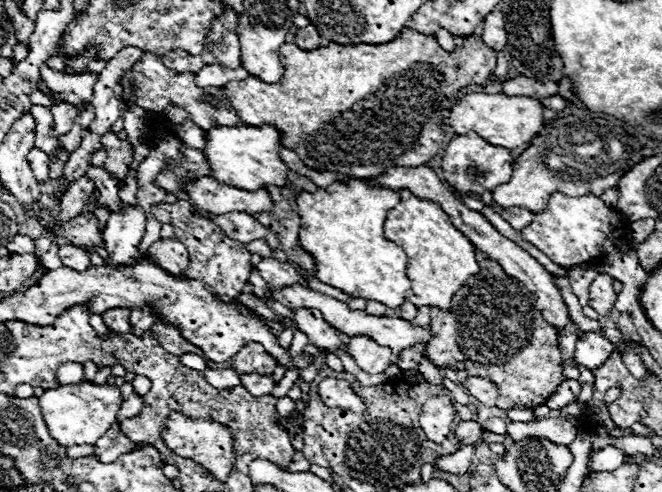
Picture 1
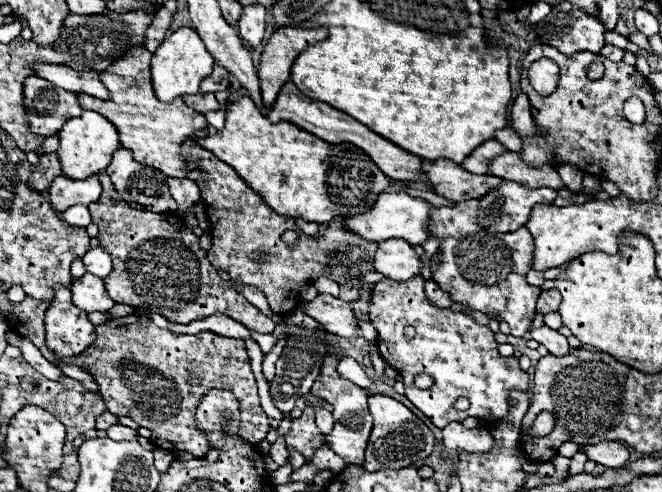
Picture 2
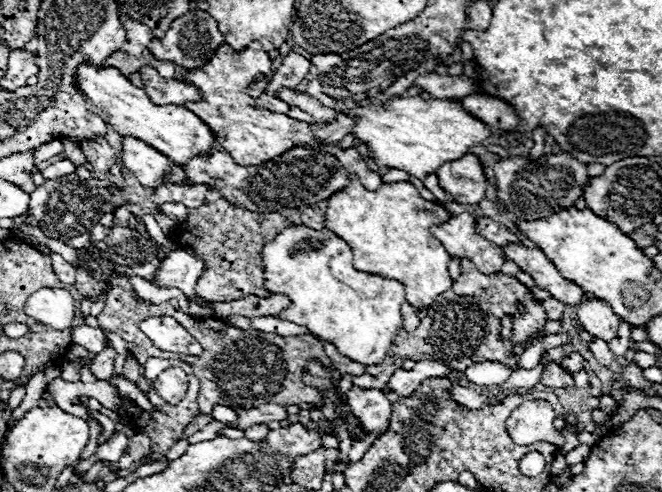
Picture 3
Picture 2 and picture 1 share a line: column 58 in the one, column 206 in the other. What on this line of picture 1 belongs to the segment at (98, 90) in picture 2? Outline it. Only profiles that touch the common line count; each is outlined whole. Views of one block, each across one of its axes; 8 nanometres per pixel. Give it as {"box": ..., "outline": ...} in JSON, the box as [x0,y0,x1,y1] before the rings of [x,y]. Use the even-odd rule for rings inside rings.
{"box":[196,66,250,88],"outline":[[[204,66],[198,74],[196,74],[196,84],[202,88],[214,86],[214,88],[222,88],[232,80],[244,80],[250,74],[240,66],[238,70],[226,70],[222,66]]]}

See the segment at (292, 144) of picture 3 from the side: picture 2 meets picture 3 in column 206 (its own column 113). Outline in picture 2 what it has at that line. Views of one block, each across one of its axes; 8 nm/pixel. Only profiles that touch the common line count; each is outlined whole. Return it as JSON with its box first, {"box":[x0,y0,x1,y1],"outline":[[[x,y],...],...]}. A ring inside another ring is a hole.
{"box":[78,46,208,178],"outline":[[[132,46],[126,54],[122,54],[122,58],[118,58],[118,62],[100,74],[110,98],[98,100],[88,94],[78,94],[78,102],[82,110],[94,110],[116,126],[120,134],[120,146],[130,150],[136,162],[152,166],[170,178],[184,178],[190,170],[194,170],[194,166],[180,158],[180,146],[186,138],[190,138],[190,134],[206,128],[208,122],[202,114],[190,110],[180,98],[174,98],[172,102],[160,102],[154,96],[150,82],[150,60],[152,52],[148,52],[144,46]]]}

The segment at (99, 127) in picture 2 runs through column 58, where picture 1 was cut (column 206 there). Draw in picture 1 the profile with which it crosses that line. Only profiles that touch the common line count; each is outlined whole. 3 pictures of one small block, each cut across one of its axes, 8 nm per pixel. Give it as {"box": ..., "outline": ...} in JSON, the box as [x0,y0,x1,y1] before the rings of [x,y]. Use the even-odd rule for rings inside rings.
{"box":[206,126,288,190],"outline":[[[214,126],[206,132],[206,160],[210,164],[210,176],[230,186],[242,186],[246,190],[258,190],[266,184],[284,186],[288,168],[280,160],[280,132],[272,126]]]}

